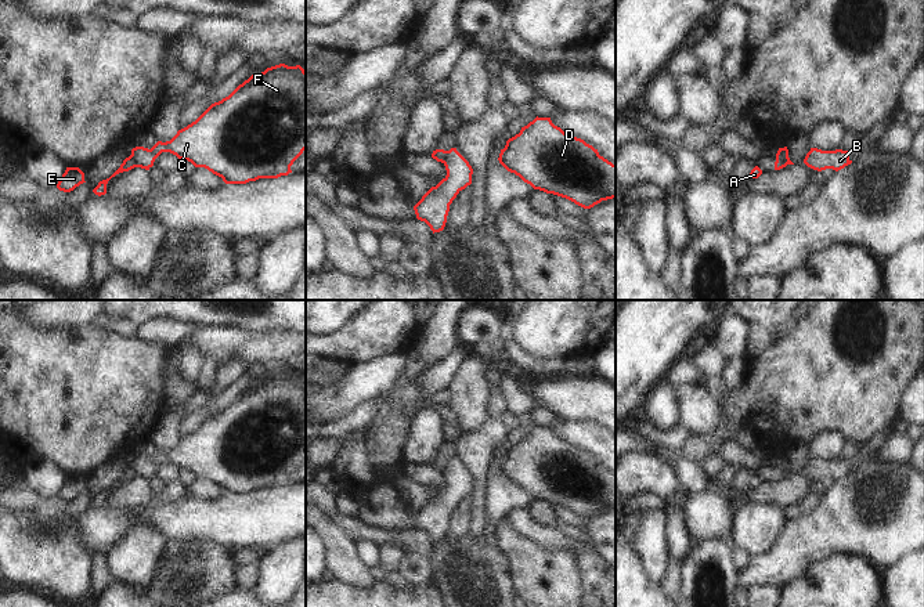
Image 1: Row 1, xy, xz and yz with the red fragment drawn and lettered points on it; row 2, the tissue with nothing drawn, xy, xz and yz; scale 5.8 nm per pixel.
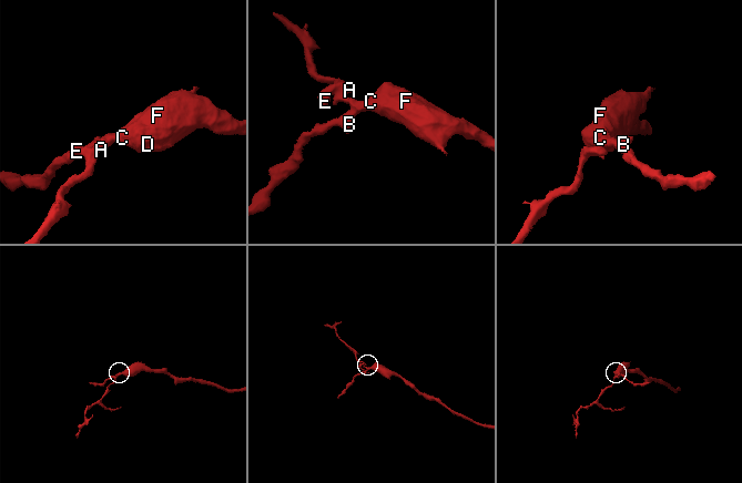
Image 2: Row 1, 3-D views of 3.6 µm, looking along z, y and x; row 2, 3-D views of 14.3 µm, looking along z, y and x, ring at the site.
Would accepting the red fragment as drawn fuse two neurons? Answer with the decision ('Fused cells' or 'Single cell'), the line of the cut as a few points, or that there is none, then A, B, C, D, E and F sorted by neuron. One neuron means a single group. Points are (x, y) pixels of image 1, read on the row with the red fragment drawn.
Fused cells. Split along xy (132, 154), (137, 166). Groups: A E / B C D F.

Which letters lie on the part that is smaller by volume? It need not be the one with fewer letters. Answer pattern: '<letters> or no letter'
A, E

